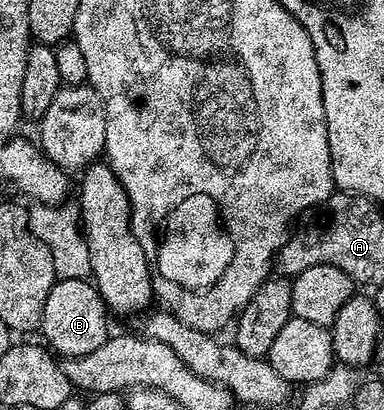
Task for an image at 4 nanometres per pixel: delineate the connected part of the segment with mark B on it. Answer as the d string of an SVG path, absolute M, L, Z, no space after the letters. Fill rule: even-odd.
M57 279L50 289L50 297L46 297L46 309L42 309L42 321L39 334L44 335L43 342L57 356L64 359L82 357L86 353L94 353L98 345L108 339L110 312L104 304L95 282L88 279Z

